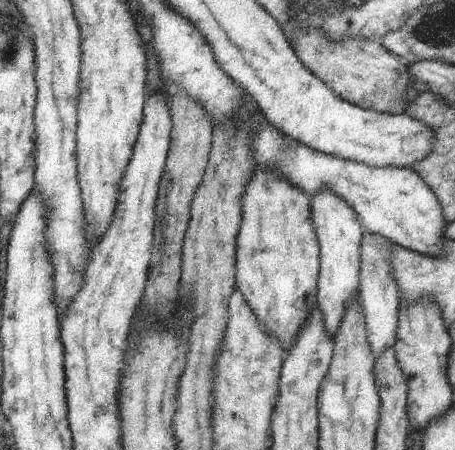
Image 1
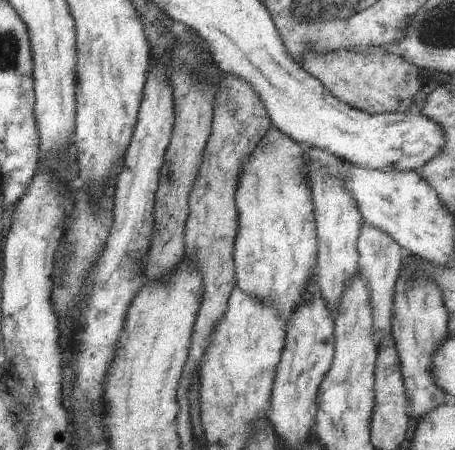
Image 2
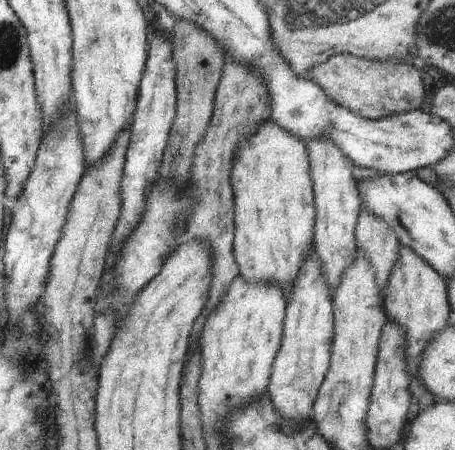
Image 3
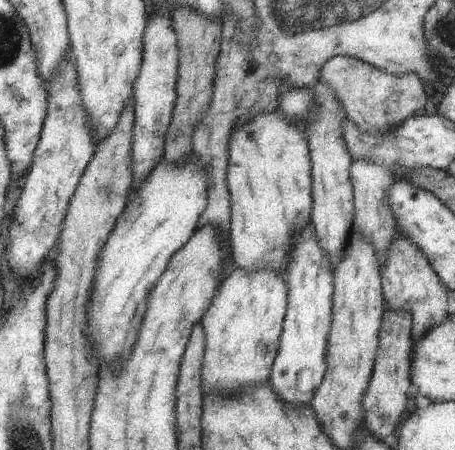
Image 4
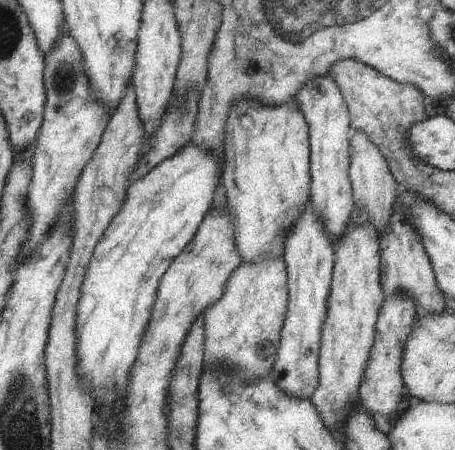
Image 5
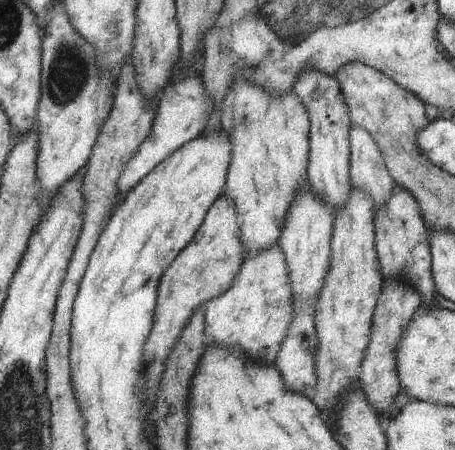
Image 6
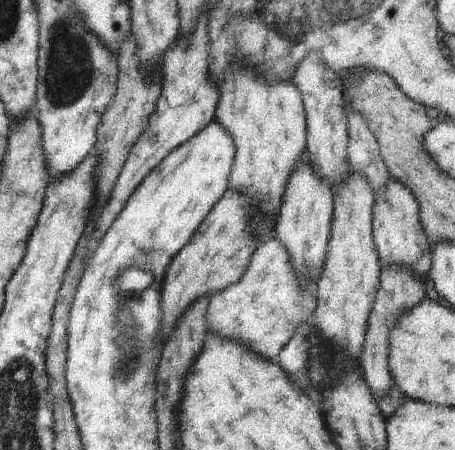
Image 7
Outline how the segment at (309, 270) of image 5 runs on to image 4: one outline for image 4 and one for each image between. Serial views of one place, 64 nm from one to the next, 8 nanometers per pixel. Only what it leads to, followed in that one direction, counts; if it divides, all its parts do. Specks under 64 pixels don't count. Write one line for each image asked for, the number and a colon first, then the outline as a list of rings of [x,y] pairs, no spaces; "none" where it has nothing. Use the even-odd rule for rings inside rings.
4: [[[305,228],[293,246],[287,266],[287,308],[283,318],[283,330],[279,338],[279,350],[271,366],[269,390],[287,406],[307,406],[325,374],[327,336],[331,330],[331,298],[333,298],[333,272],[325,254],[319,250],[311,228]]]

